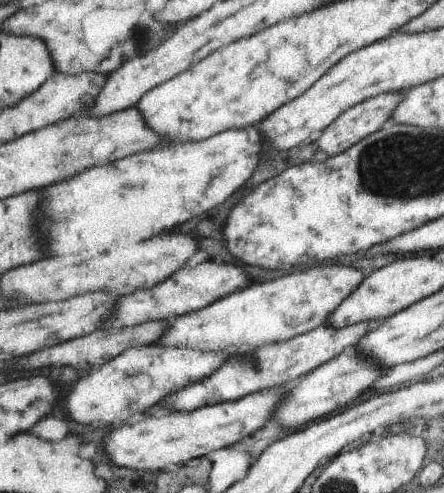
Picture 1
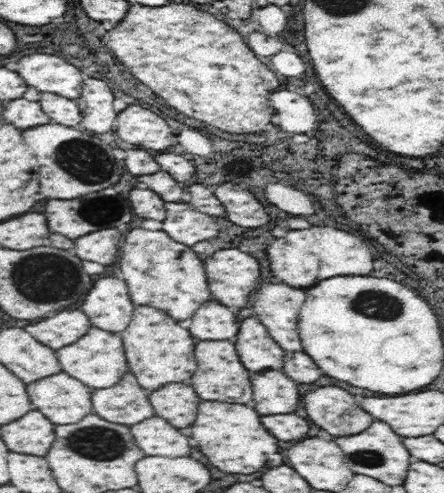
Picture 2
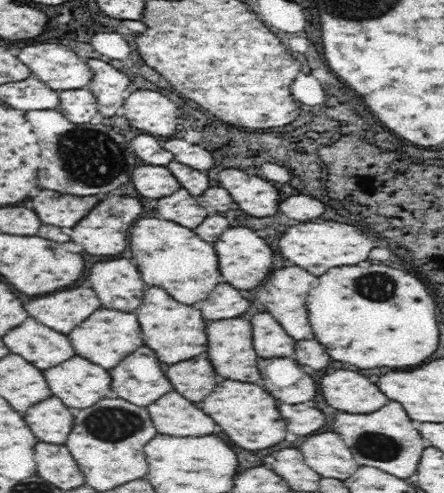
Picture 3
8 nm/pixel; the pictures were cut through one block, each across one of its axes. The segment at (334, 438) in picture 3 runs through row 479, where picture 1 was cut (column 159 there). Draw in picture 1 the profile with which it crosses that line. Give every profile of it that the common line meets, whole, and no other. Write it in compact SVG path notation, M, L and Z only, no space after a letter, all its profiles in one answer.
M315 266L261 282L259 286L245 286L243 290L239 288L201 310L175 316L165 324L165 330L155 344L201 352L227 352L243 346L257 348L285 342L321 328L329 314L363 282L363 278L363 270L355 270L351 266Z

